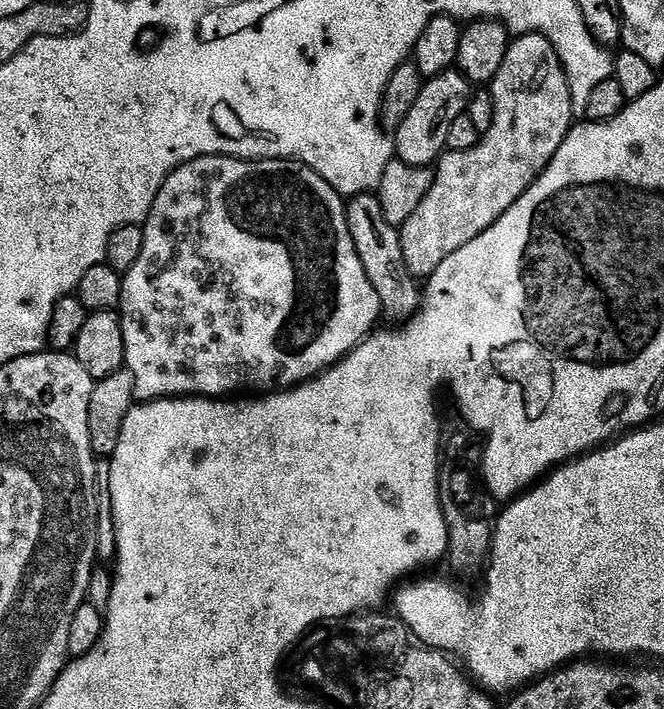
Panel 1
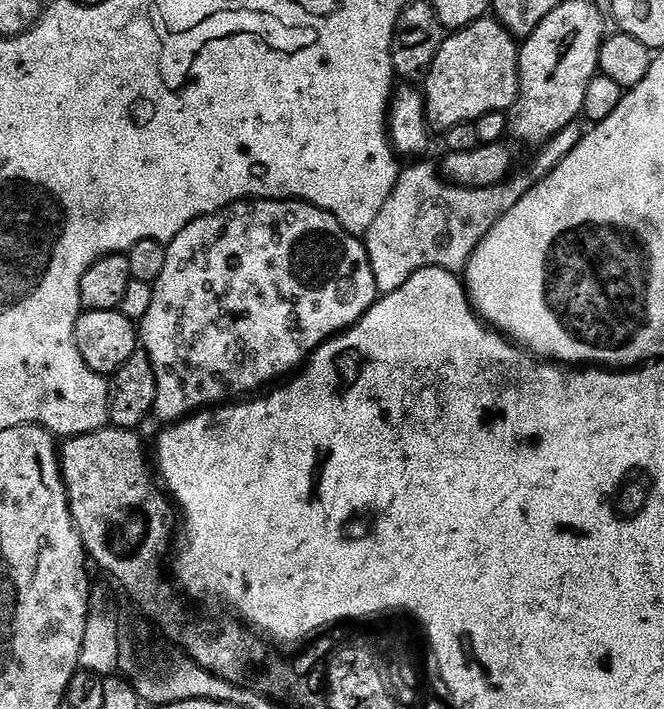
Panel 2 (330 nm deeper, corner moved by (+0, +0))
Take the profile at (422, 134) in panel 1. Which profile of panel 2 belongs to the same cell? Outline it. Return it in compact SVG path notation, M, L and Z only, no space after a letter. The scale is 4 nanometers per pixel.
M495 18L475 20L469 28L445 35L438 58L422 80L429 125L447 130L478 121L482 114L508 112L520 93L520 49L517 37Z

